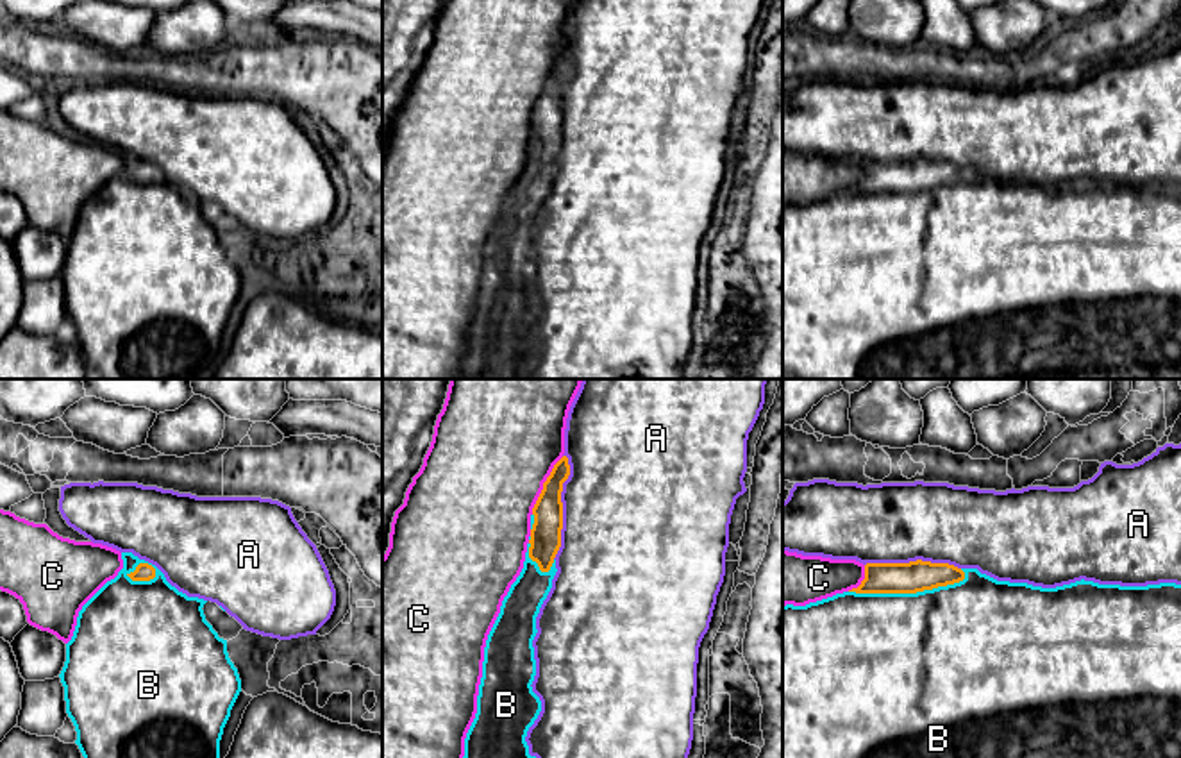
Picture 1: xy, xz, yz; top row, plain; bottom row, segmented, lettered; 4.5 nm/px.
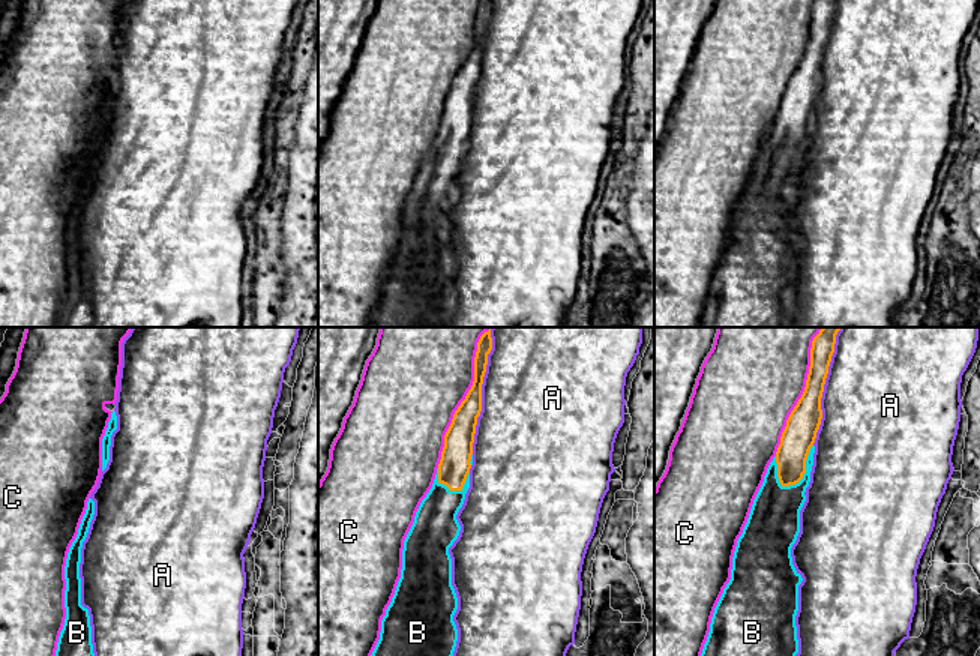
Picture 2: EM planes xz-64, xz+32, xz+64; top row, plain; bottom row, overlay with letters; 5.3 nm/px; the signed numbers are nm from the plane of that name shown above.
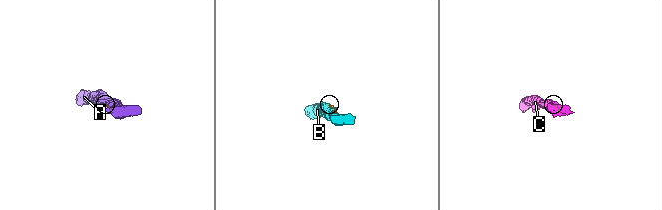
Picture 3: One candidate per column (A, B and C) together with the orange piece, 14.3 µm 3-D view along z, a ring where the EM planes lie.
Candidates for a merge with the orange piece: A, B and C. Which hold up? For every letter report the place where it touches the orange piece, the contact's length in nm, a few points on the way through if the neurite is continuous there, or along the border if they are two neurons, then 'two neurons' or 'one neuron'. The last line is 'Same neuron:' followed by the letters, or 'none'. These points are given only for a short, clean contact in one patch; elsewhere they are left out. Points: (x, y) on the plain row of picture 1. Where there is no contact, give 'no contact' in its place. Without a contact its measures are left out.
A: contact xz (561, 106); length 480 nm; two neurons
B: contact yz (908, 192); length 550 nm; one neuron
C: contact xz (544, 84); length 300 nm; two neurons
Same neuron: B

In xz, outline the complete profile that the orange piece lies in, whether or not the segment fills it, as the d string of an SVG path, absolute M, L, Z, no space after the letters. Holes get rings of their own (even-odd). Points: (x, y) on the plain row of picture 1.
M563 55L543 82L543 89L532 107L523 168L504 197L500 213L486 240L477 313L465 338L465 356L457 379L527 379L538 365L538 358L529 354L525 341L529 327L541 311L541 300L531 286L536 275L532 240L538 232L536 216L557 172L554 157L561 147L561 91L568 75L568 57Z

